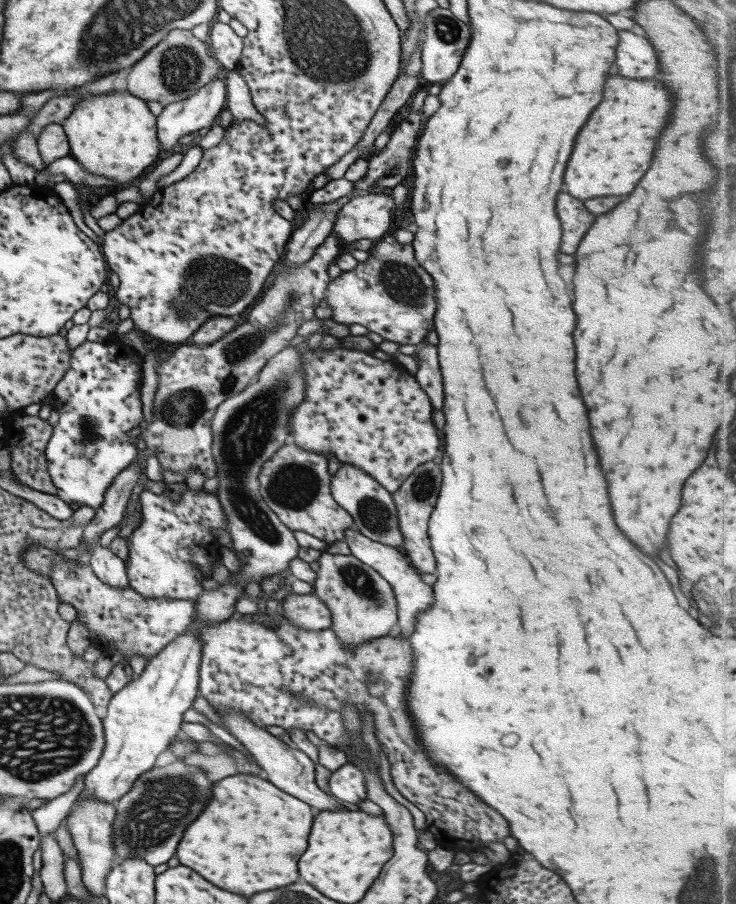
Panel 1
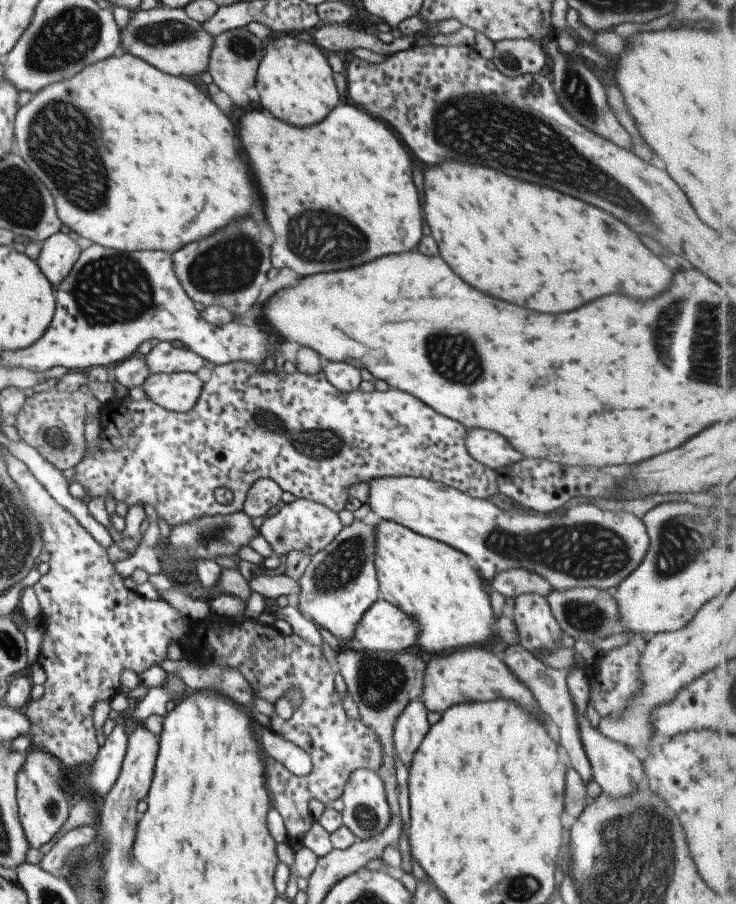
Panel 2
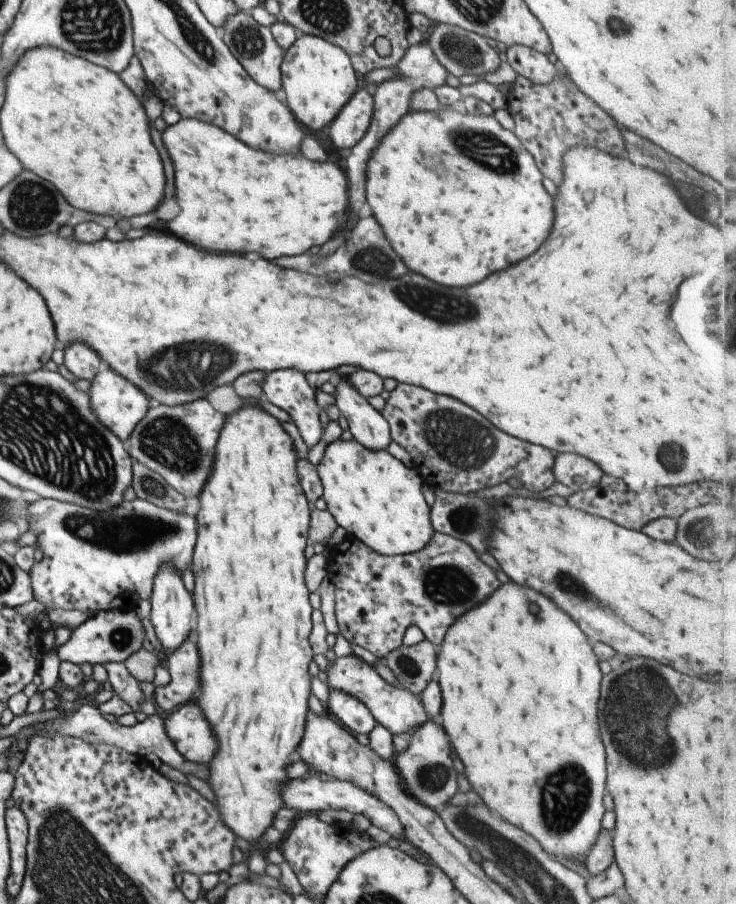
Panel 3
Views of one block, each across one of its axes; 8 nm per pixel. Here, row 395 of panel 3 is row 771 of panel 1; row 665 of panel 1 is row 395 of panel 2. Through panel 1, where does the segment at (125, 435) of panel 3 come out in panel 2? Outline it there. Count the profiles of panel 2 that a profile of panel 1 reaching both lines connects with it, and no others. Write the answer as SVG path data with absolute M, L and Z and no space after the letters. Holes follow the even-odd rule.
M183 371L150 374L142 386L146 398L161 408L176 413L186 413L198 402L203 384L196 373Z

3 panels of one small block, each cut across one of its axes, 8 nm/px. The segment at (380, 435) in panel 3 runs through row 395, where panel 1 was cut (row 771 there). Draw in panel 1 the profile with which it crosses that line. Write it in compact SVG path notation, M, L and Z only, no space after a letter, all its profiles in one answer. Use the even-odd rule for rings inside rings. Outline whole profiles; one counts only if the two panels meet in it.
M348 762L335 770L329 779L330 794L344 802L358 804L367 799L364 772L354 762Z

